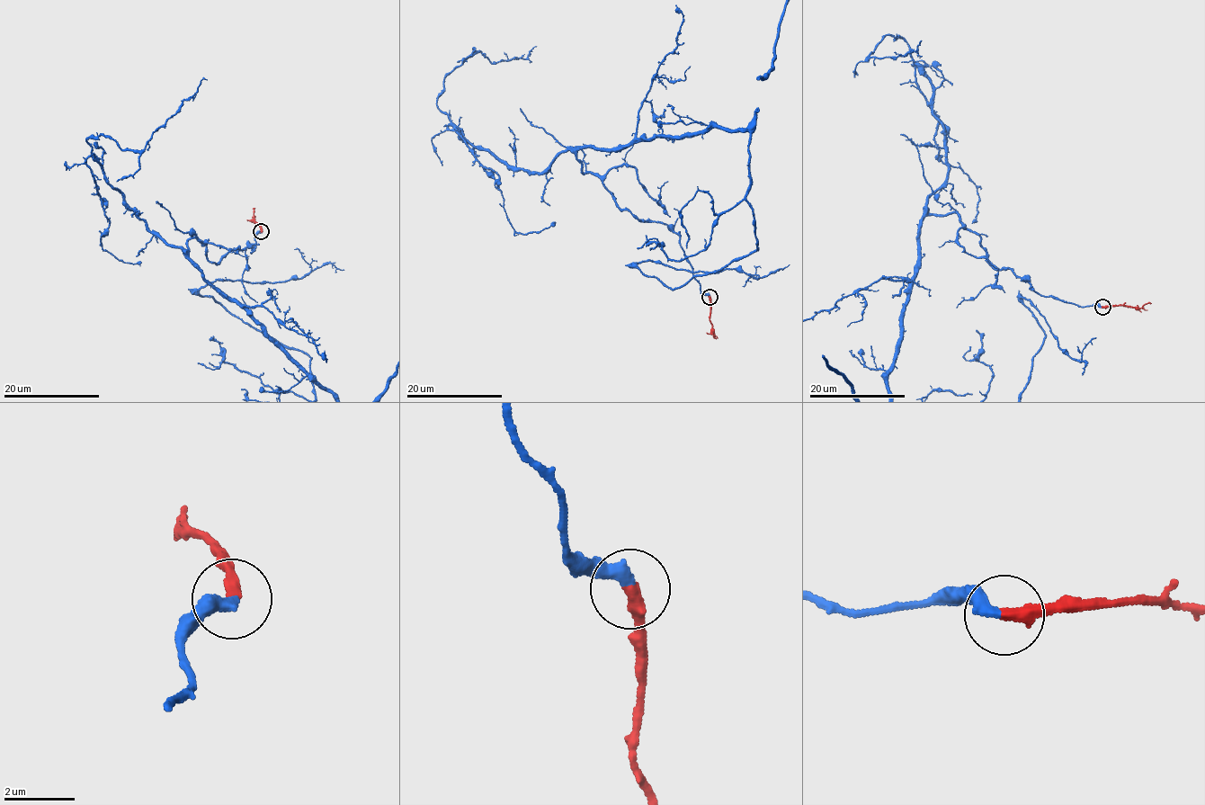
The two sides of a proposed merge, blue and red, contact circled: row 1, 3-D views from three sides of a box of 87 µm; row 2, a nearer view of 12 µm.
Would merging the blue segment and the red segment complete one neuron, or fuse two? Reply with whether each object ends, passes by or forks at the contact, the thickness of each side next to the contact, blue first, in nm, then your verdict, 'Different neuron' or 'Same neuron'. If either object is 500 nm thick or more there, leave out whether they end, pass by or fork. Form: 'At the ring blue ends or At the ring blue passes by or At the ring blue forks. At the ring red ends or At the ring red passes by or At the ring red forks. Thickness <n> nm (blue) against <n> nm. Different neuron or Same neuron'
At the ring blue ends. At the ring red ends. Thickness 380 nm (blue) against 380 nm. Same neuron

